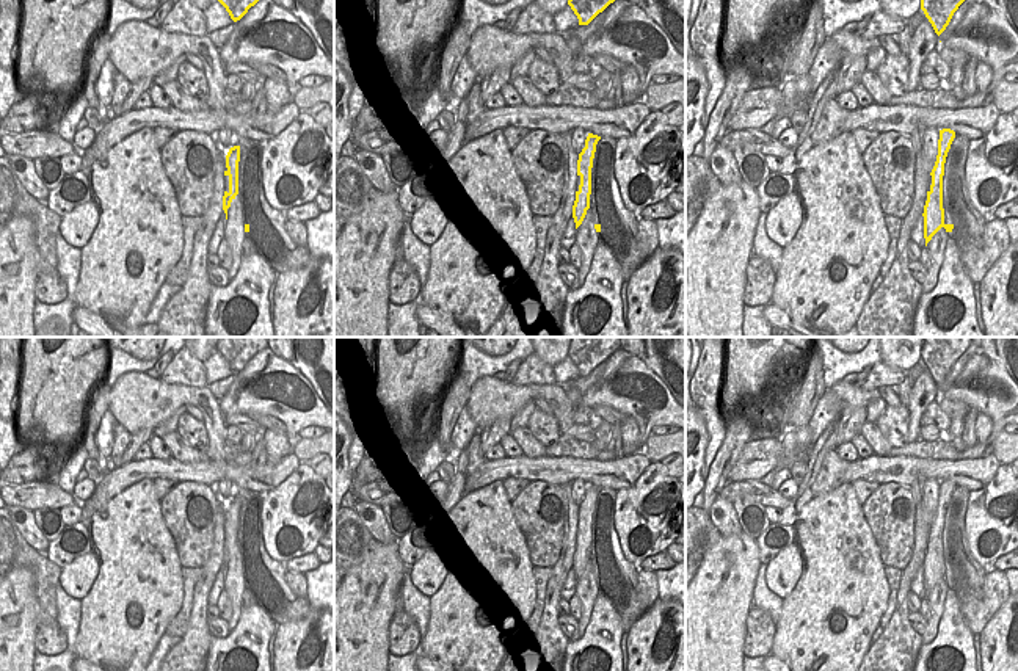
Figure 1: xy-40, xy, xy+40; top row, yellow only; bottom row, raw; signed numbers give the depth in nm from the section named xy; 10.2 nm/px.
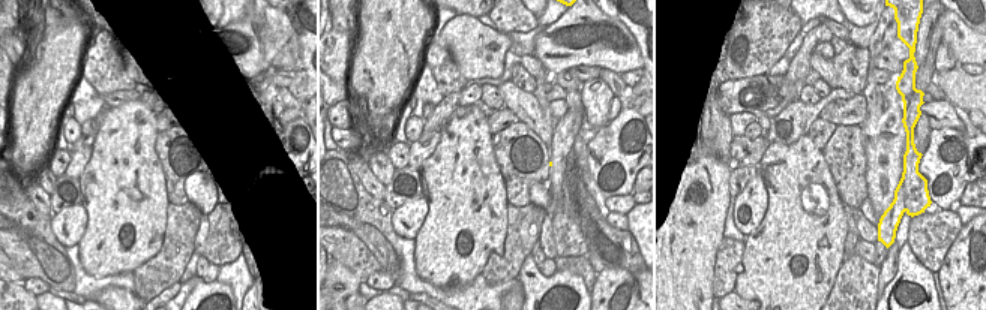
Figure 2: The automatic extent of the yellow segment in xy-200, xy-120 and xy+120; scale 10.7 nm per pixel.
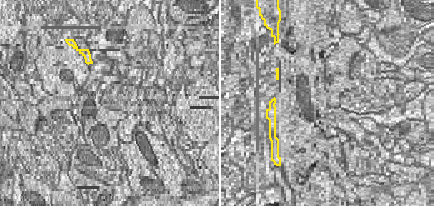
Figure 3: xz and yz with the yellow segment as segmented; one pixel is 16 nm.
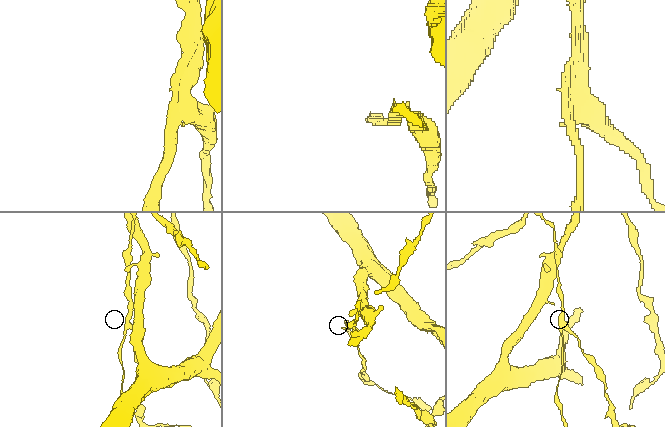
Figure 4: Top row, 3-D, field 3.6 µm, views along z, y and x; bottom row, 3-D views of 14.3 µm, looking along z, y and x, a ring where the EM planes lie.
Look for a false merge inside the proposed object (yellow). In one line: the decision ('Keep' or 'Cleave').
Cleave

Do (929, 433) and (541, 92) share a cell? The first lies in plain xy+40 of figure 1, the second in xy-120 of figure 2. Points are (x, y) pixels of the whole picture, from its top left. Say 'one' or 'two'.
two

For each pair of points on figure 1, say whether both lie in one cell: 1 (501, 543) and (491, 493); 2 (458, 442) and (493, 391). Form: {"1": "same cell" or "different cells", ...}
{"1": "same cell", "2": "different cells"}

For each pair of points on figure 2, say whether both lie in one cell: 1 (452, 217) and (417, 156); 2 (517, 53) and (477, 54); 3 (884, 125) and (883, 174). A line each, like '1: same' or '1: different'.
1: different
2: different
3: same

